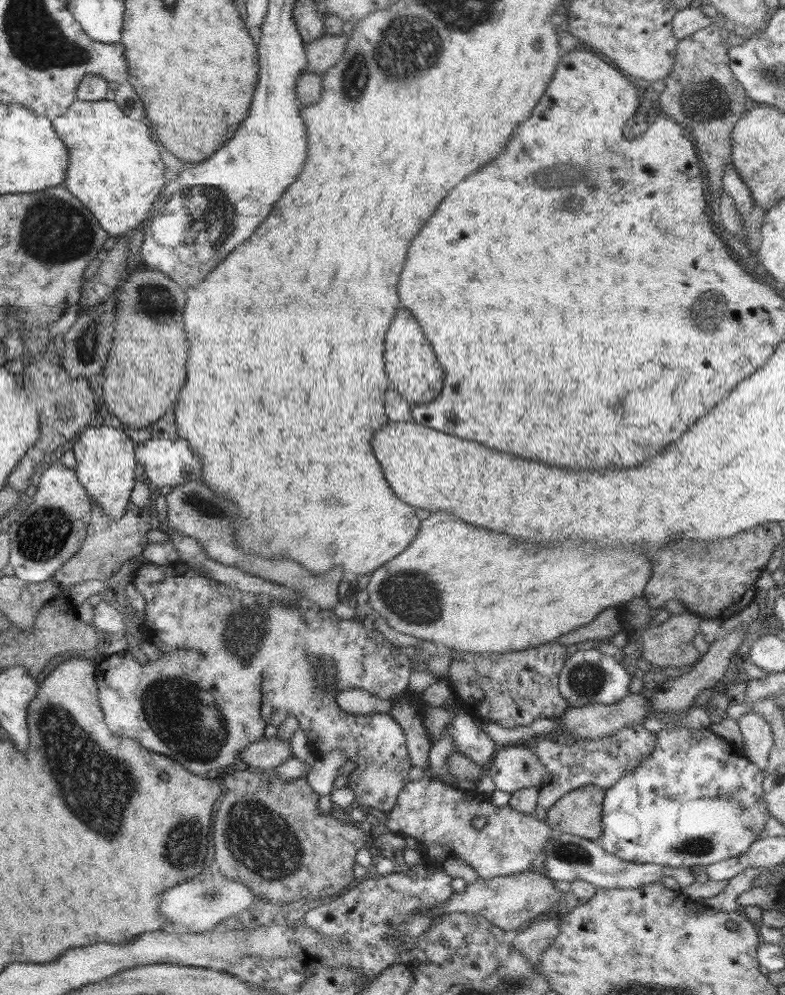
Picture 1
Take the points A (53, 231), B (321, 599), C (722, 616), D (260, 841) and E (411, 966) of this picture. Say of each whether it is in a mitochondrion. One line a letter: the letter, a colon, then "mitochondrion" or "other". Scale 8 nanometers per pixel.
A: mitochondrion
B: other
C: other
D: mitochondrion
E: other

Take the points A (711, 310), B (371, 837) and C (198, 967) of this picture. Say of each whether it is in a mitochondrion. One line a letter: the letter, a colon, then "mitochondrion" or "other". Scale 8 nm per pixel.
A: mitochondrion
B: other
C: other

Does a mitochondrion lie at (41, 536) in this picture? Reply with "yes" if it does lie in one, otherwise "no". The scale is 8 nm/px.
yes

